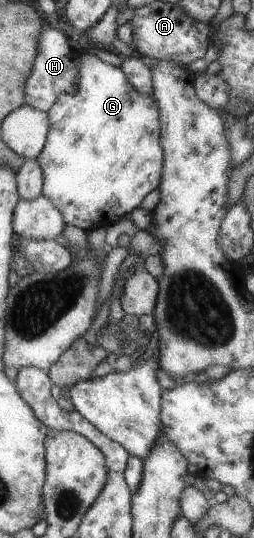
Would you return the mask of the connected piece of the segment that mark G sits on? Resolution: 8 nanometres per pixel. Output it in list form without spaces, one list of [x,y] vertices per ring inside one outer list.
[[[83,50],[79,52],[74,86],[73,93],[58,94],[58,100],[48,110],[46,140],[35,161],[43,174],[42,195],[60,212],[65,225],[88,232],[106,229],[138,207],[142,198],[160,182],[163,154],[156,101],[138,94],[119,68]]]

